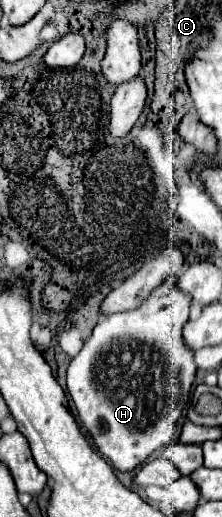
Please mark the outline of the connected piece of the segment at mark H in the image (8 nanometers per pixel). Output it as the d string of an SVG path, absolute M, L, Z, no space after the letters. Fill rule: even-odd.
M168 277L166 283L156 287L138 309L114 313L102 319L82 351L68 365L68 393L74 399L78 417L98 453L120 471L132 471L152 451L170 441L196 377L192 351L184 347L182 339L182 327L188 321L190 295L180 295L180 291L176 291L176 279L178 277Z

